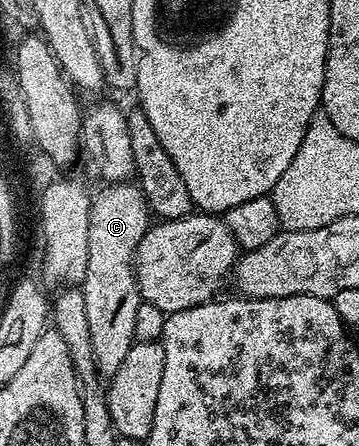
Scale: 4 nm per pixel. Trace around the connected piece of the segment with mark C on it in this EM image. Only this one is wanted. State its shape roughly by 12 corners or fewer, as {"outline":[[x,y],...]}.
{"outline":[[138,185],[91,199],[81,289],[104,379],[135,345],[135,253],[153,218]]}

